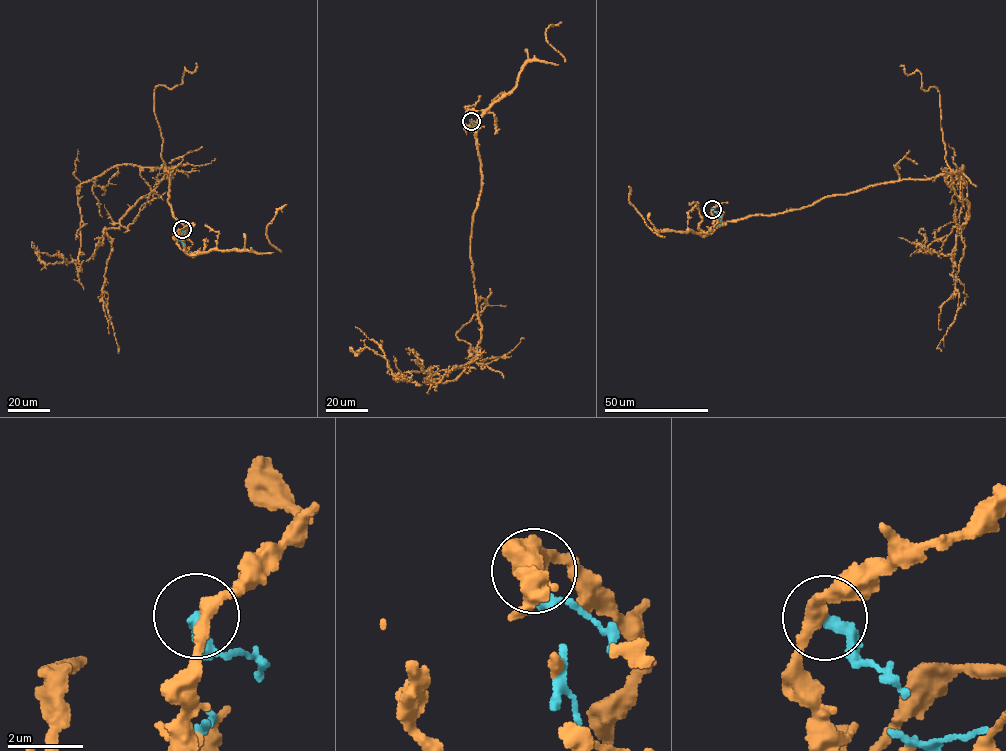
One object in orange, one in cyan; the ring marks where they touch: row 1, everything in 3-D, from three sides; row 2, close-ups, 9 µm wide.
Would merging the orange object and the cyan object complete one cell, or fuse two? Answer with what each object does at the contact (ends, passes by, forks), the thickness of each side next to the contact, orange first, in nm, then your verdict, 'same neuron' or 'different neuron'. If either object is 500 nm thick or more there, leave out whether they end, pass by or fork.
orange passes by; cyan ends there; 320 nm thick on the orange side, 340 nm on the other; different neuron

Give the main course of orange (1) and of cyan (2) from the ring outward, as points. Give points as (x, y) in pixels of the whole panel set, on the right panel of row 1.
1: (712, 209), (718, 227), (870, 186), (929, 179), (962, 165), (953, 257), (919, 251), (924, 230)
2: (712, 209), (721, 222), (717, 225)

